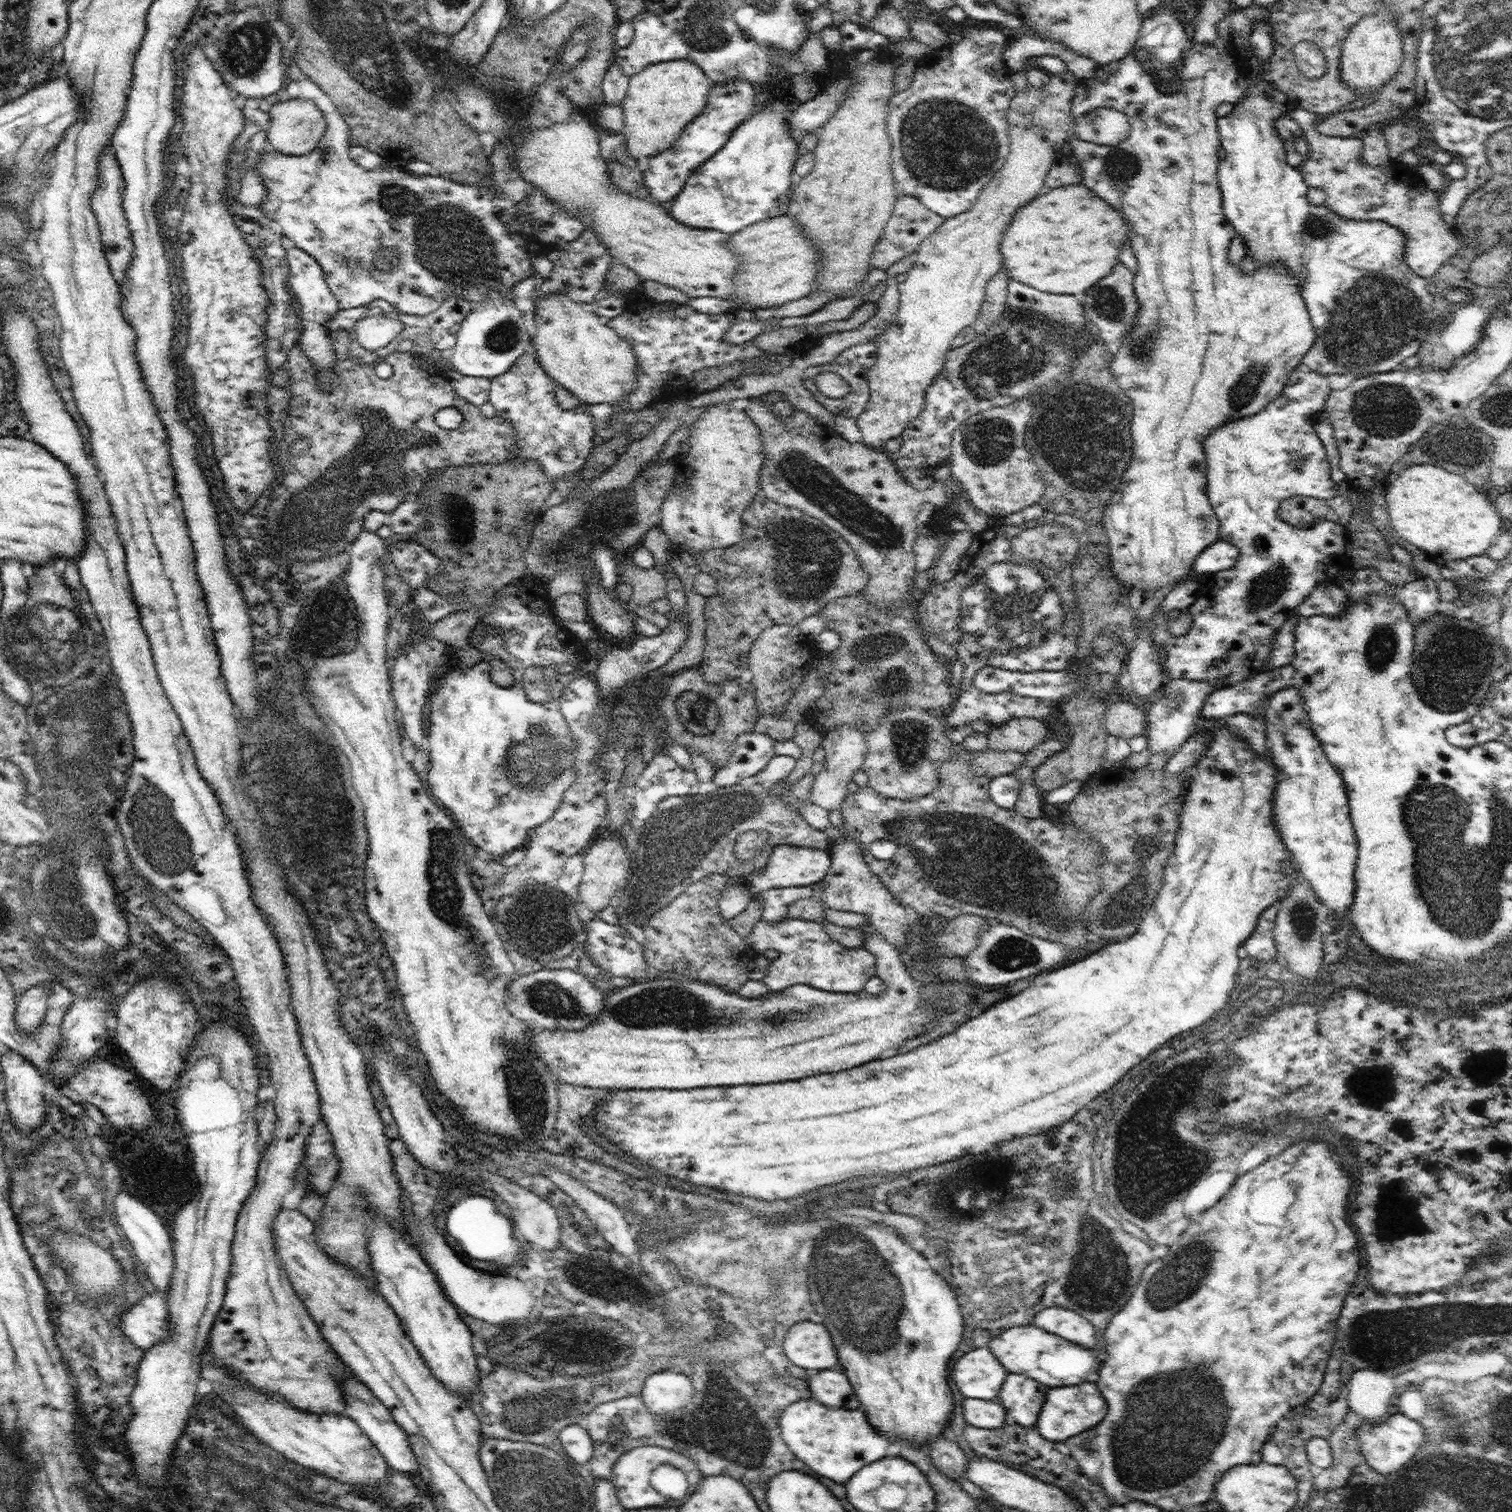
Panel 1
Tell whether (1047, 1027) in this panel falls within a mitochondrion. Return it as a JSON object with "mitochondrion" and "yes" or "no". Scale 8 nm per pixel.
{"mitochondrion":"yes"}

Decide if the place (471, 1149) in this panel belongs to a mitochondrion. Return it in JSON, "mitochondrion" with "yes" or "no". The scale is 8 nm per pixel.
{"mitochondrion":"no"}

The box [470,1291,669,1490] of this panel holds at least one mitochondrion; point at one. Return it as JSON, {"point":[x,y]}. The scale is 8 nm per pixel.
{"point":[533,1410]}

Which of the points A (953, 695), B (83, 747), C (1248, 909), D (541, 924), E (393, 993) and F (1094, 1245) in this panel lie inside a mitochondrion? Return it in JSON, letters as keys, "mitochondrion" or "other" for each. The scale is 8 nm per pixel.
{"A":"other","B":"other","C":"other","D":"mitochondrion","E":"other","F":"mitochondrion"}

